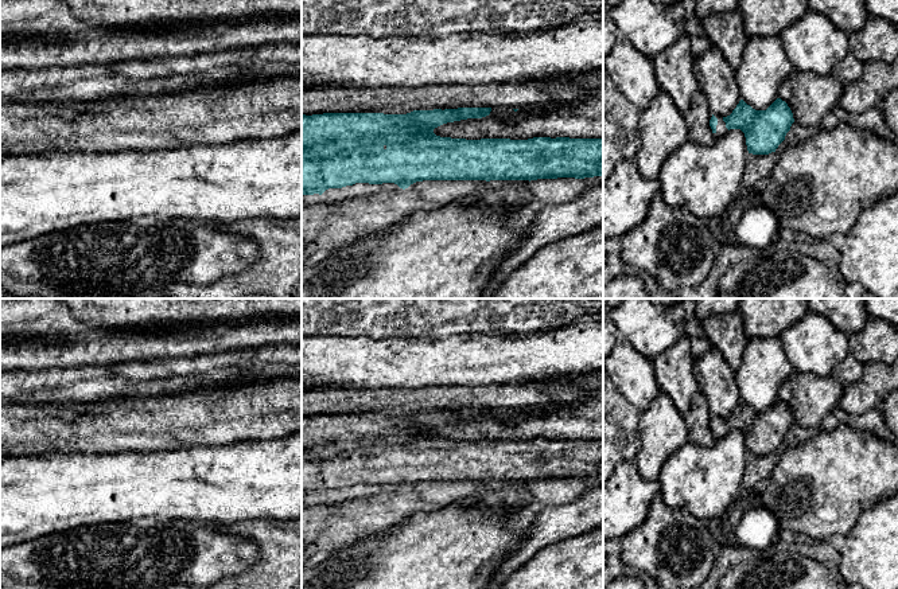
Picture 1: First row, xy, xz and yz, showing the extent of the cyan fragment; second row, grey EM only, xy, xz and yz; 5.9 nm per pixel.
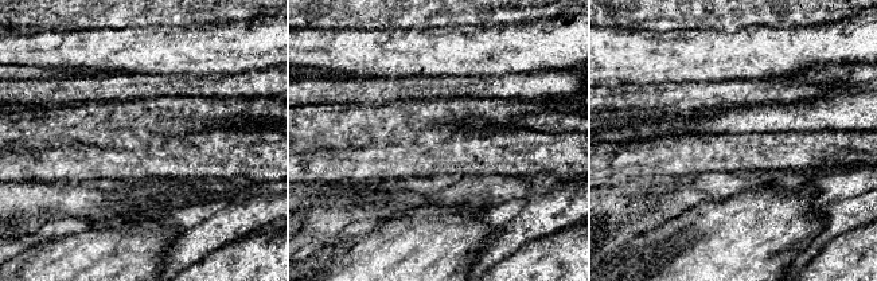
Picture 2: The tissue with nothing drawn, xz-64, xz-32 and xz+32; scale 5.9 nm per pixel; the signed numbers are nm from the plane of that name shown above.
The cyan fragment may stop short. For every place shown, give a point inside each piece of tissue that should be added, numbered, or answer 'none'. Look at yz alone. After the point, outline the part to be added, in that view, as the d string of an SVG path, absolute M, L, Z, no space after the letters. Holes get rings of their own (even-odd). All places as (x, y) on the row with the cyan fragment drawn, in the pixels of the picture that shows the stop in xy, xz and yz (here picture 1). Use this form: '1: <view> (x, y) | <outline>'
1: yz (720, 128) | M715 116L715 117L718 118L718 125L716 125L716 132L714 133L714 137L718 139L724 136L728 132L728 129L726 128L726 122L723 121L722 116Z

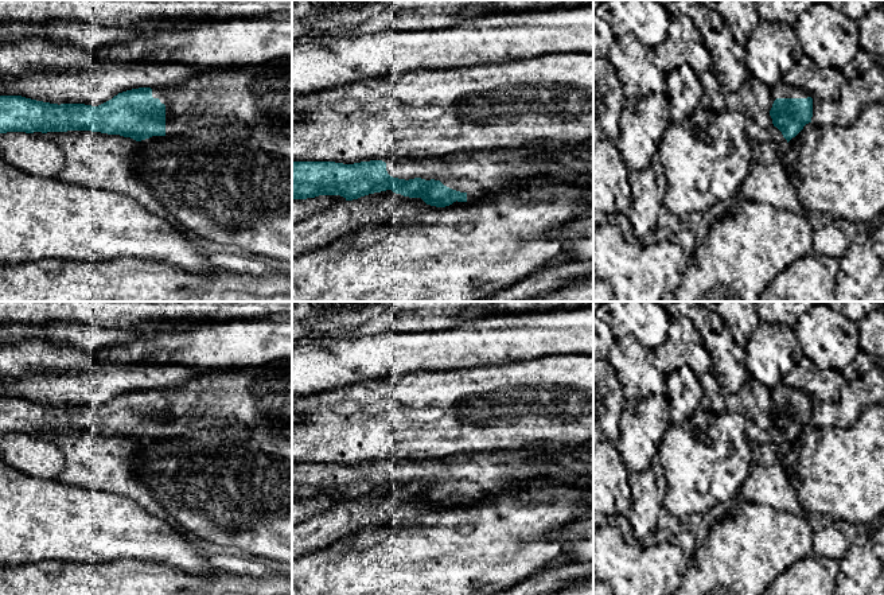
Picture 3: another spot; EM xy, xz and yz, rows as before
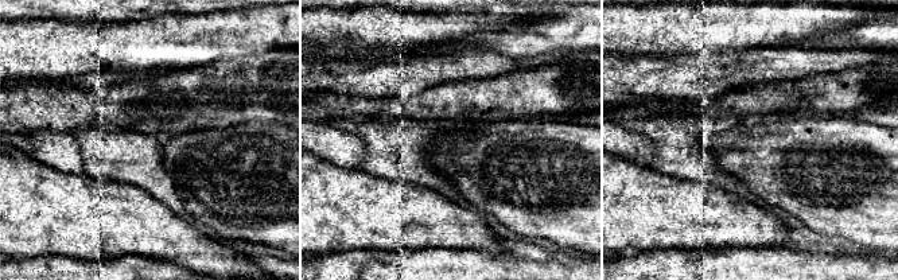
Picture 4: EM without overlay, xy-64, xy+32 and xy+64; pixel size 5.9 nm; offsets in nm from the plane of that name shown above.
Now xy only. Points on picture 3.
1: xy (260, 96) | M292 57L260 65L210 67L178 85L152 88L152 97L165 105L165 136L229 124L285 133L292 125Z

